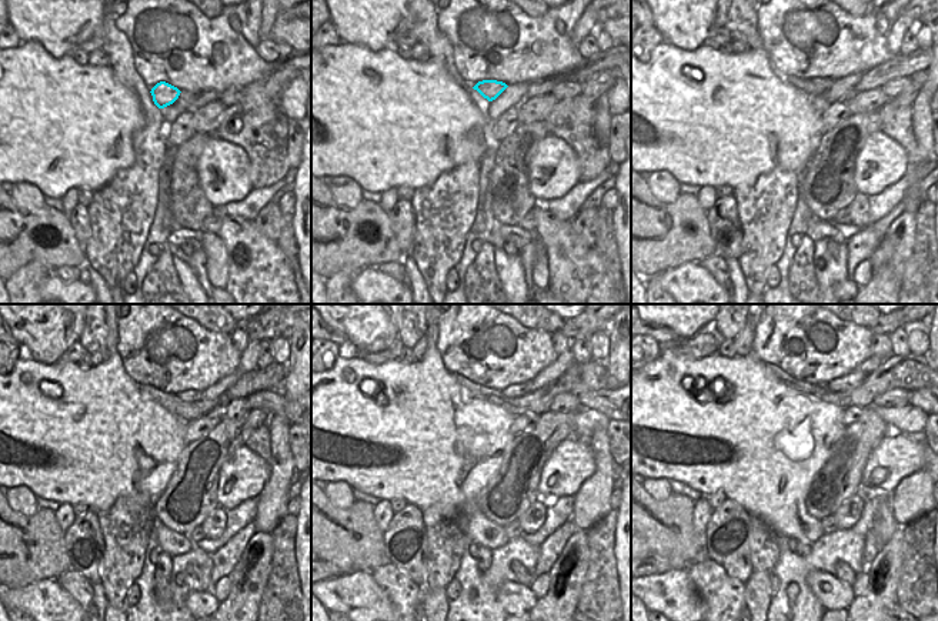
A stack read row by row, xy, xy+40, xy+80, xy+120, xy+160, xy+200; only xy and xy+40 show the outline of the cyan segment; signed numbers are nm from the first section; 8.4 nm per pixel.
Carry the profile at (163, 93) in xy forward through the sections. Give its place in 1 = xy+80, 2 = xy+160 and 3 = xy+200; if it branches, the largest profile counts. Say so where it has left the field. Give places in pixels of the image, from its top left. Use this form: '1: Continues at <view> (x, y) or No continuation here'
1: Continues at xy+80 (821, 83)
2: Continues at xy+160 (514, 390)
3: Continues at xy+200 (853, 380)

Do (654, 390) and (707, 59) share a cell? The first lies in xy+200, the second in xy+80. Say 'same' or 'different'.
same

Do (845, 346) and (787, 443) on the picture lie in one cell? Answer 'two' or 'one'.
two

